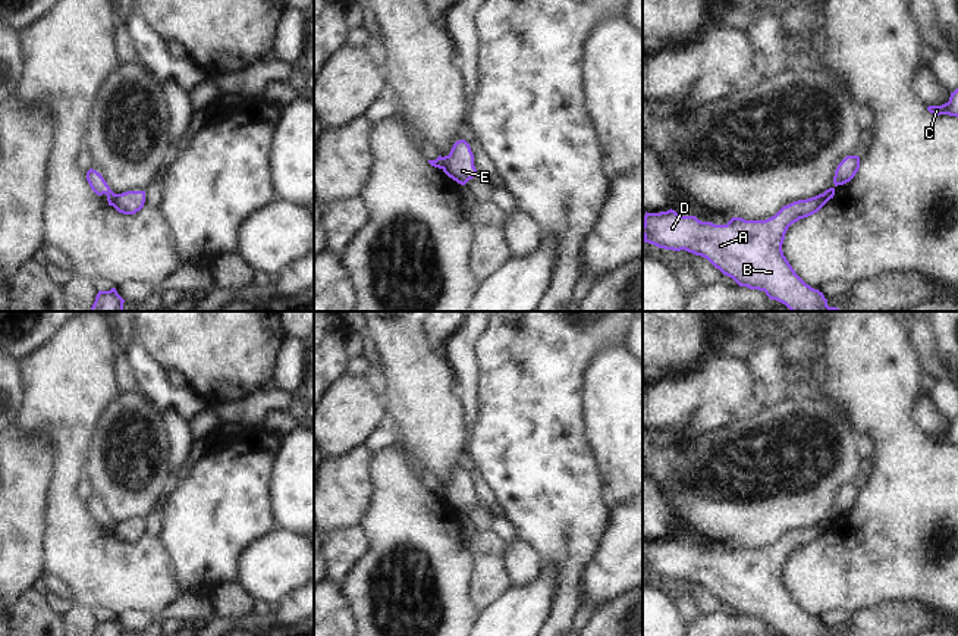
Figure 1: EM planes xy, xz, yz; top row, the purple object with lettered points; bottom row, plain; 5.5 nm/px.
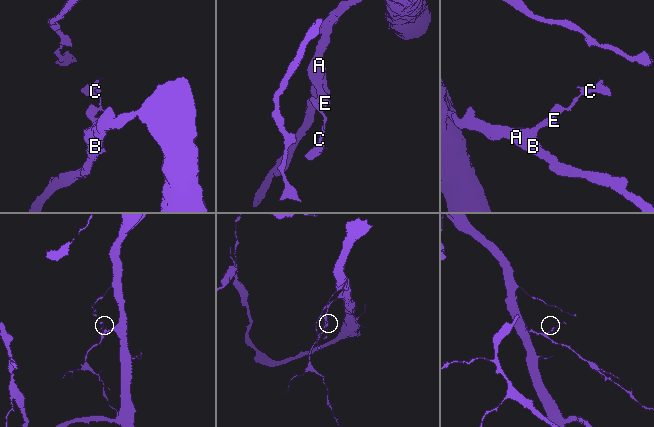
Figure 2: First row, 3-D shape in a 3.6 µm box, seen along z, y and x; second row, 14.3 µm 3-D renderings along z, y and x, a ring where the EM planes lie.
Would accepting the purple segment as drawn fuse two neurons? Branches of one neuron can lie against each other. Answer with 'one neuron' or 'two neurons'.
two neurons

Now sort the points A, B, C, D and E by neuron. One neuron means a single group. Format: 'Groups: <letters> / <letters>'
Groups: A B D E / C.

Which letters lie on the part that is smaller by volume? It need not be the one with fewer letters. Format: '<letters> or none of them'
C

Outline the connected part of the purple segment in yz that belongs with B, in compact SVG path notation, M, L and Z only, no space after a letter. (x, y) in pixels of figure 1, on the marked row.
M835 188L783 206L766 220L732 217L726 225L701 222L675 210L644 216L644 242L659 248L685 250L707 259L739 286L764 291L791 311L841 311L829 307L823 292L807 285L782 251L788 228L817 213L835 195Z

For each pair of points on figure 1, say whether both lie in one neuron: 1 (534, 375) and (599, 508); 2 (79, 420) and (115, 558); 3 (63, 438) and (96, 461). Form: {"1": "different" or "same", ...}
{"1": "same", "2": "same", "3": "different"}

